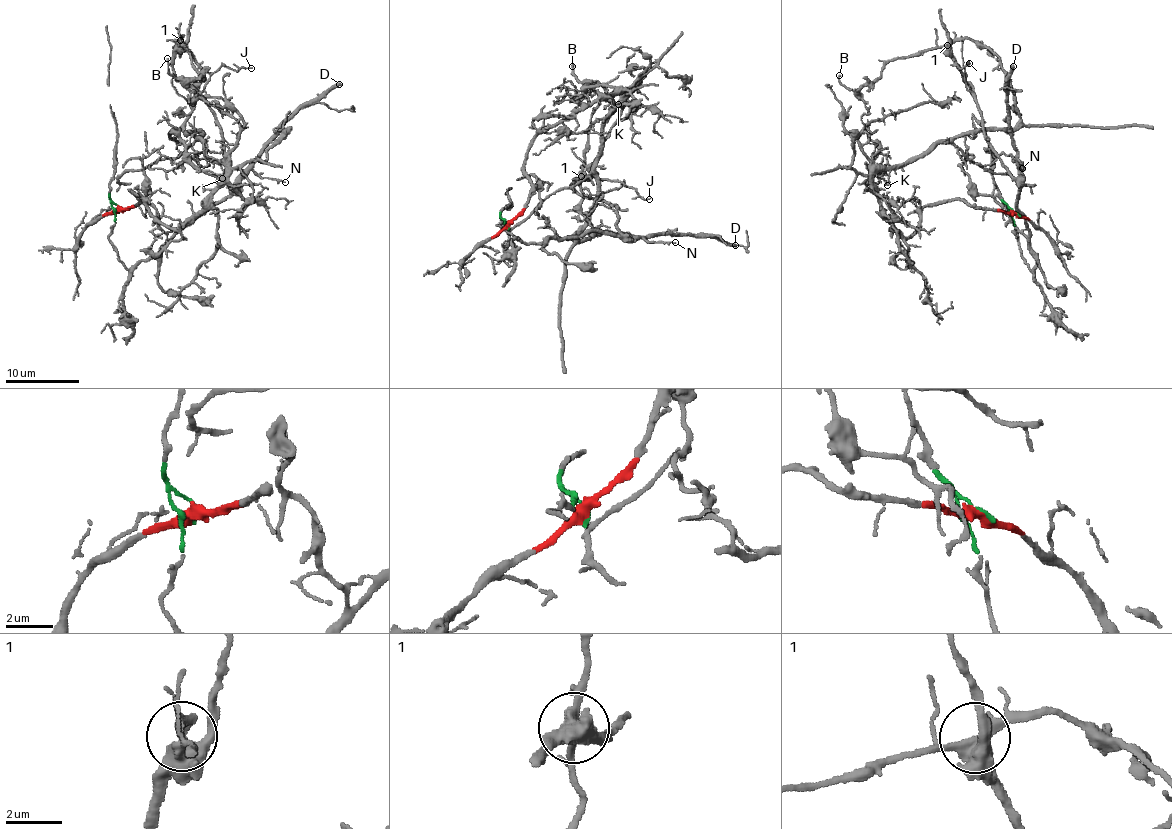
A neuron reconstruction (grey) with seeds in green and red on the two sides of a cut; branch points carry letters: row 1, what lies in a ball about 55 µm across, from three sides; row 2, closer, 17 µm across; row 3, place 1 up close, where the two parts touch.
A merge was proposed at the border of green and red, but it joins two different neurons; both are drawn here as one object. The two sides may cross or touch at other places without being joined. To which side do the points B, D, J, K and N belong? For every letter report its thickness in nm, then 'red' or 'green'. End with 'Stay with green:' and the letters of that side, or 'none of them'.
B: 110 nm | red
D: 320 nm | green
J: 100 nm | green
K: 110 nm | red
N: 60 nm | green
Stay with green: D, J, N

